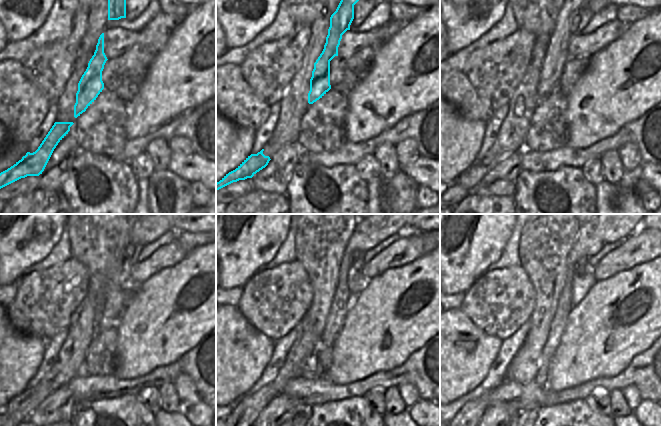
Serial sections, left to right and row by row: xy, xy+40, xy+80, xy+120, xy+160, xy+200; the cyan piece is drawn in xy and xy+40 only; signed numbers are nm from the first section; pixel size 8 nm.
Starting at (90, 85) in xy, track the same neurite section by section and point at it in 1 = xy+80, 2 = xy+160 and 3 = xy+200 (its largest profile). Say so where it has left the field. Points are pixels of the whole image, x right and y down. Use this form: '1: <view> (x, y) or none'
1: xy+80 (556, 55)
2: xy+160 (352, 247)
3: xy+200 (576, 252)

